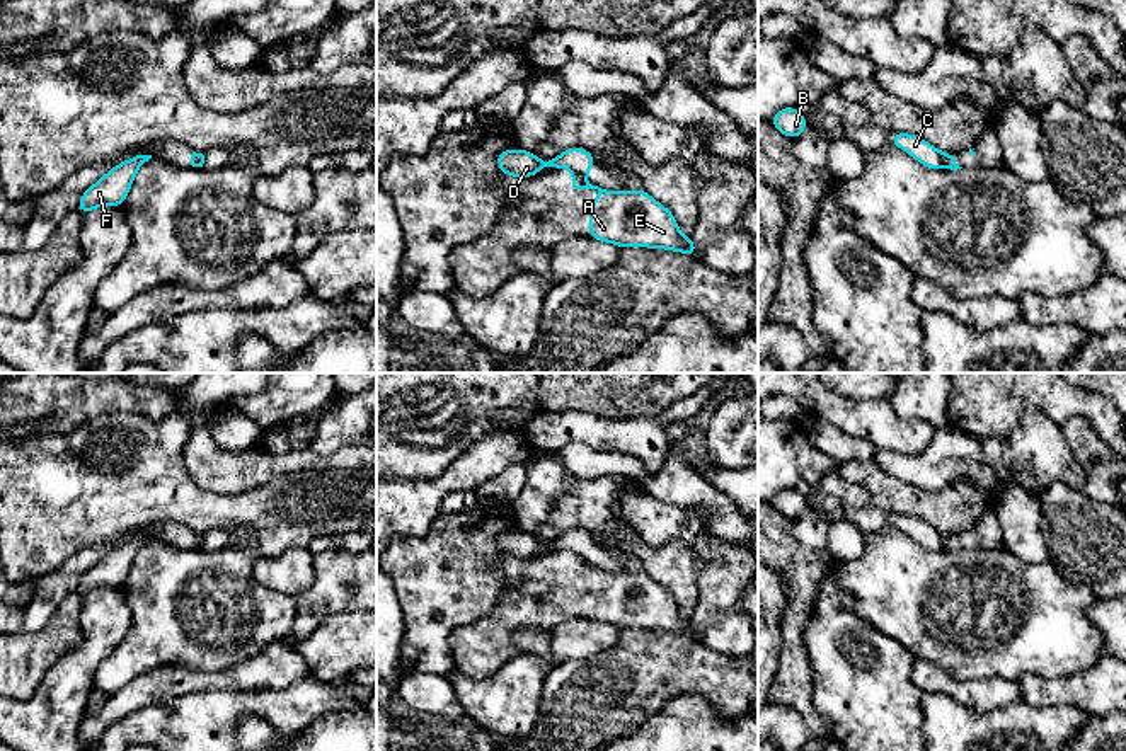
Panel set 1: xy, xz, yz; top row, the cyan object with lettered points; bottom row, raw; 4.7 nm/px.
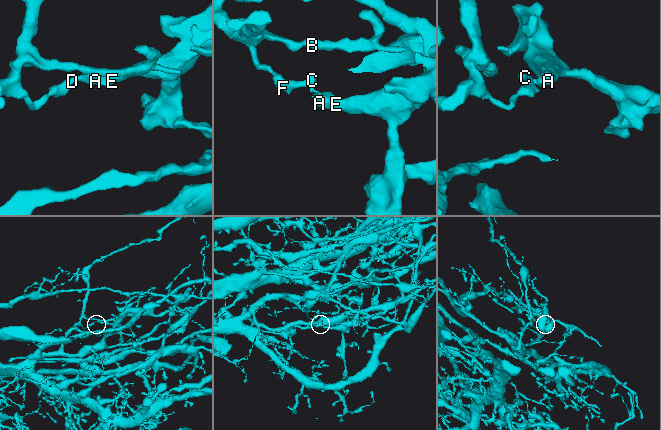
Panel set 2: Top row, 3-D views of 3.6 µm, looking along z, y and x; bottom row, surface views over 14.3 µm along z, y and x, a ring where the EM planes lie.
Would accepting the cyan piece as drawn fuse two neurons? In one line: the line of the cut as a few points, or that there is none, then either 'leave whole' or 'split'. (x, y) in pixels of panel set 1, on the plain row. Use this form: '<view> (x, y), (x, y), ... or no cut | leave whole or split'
no cut | leave whole

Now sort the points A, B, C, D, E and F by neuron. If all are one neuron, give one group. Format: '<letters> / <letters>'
A B C D E F

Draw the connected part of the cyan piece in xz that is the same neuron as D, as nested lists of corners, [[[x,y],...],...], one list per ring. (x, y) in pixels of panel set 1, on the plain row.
[[[518,530],[497,535],[496,542],[504,557],[514,559],[533,559],[542,548],[567,548],[574,553],[574,570],[598,570],[600,579],[586,589],[591,596],[591,620],[612,623],[618,628],[656,628],[698,637],[692,620],[683,618],[678,611],[673,594],[644,570],[612,574],[589,565],[584,559],[596,542],[586,530],[569,530],[549,543]]]

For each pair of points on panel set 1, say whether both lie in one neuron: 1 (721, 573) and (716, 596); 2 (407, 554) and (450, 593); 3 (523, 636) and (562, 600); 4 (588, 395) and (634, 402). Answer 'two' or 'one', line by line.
1: one
2: one
3: two
4: one

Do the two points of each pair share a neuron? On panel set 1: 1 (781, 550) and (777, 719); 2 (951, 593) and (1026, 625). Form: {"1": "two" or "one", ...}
{"1": "two", "2": "one"}

